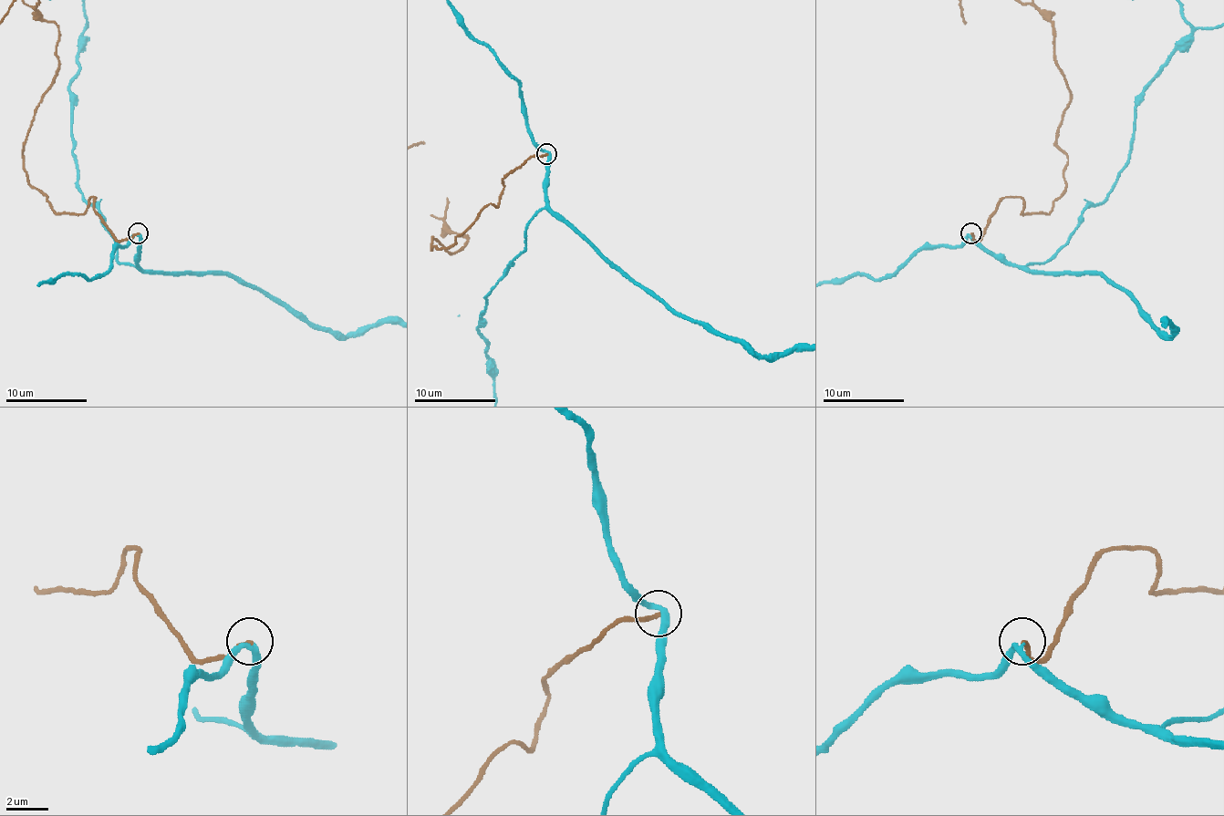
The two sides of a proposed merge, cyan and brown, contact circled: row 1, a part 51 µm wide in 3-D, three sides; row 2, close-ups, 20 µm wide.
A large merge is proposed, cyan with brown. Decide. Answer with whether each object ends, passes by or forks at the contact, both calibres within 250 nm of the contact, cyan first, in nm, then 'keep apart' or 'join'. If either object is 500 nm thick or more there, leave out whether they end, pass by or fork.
cyan passes by; brown ends there; 220 nm thick on the cyan side, 200 nm on the other; join

